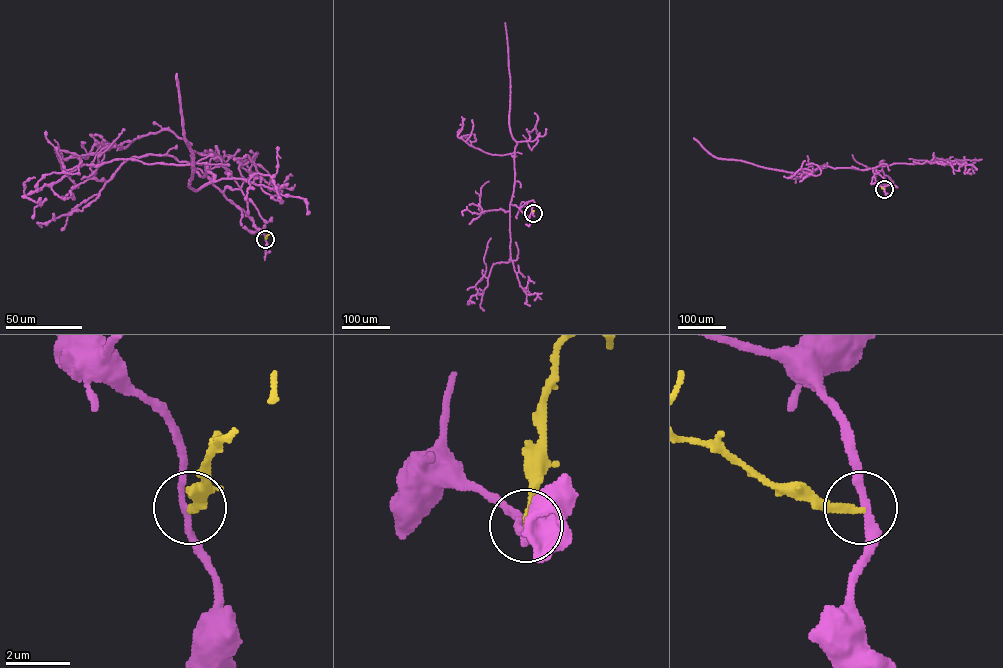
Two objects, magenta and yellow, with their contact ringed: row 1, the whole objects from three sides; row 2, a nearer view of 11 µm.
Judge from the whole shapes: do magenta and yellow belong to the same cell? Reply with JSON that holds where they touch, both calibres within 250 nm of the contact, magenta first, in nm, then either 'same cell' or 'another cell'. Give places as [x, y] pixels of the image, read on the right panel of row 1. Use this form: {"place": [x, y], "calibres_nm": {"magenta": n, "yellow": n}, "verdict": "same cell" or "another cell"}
{"place": [884, 189], "calibres_nm": {"magenta": 240, "yellow": 180}, "verdict": "another cell"}

